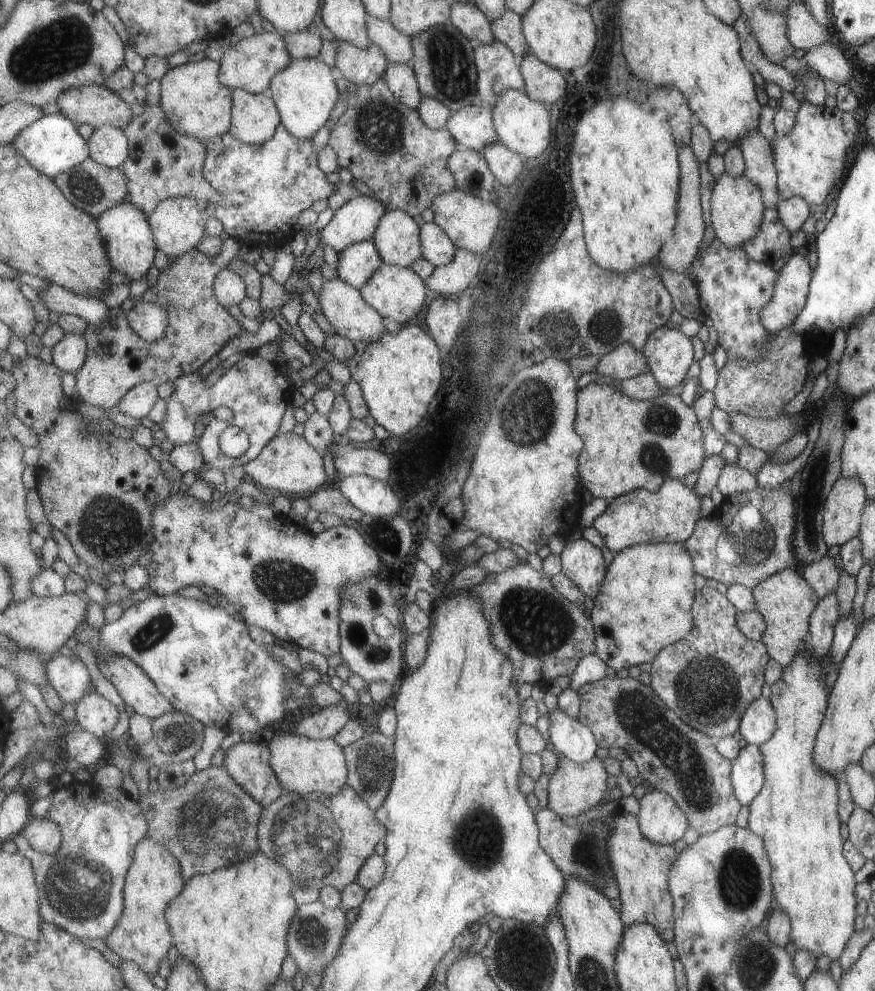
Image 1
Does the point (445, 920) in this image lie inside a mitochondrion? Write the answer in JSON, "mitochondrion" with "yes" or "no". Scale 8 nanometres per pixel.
{"mitochondrion":"no"}

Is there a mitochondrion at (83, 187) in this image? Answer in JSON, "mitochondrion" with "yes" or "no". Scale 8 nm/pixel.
{"mitochondrion":"yes"}

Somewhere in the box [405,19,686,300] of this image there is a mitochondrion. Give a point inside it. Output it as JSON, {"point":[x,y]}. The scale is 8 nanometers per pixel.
{"point":[451,69]}

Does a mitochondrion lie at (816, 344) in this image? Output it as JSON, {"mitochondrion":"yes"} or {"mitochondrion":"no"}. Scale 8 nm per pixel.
{"mitochondrion":"no"}

